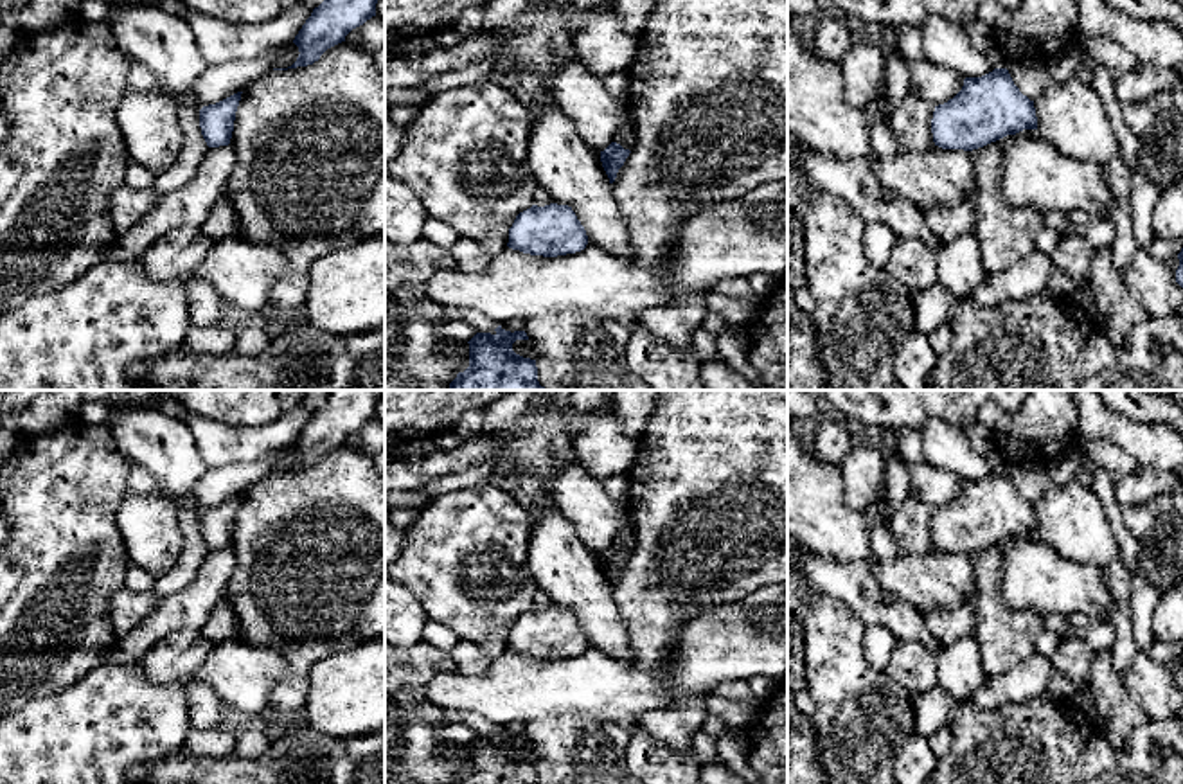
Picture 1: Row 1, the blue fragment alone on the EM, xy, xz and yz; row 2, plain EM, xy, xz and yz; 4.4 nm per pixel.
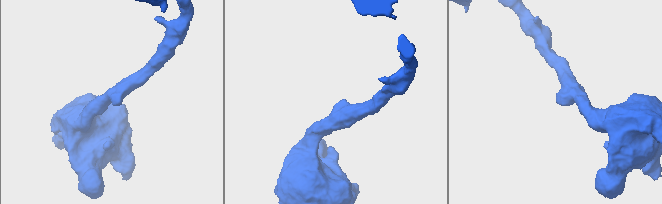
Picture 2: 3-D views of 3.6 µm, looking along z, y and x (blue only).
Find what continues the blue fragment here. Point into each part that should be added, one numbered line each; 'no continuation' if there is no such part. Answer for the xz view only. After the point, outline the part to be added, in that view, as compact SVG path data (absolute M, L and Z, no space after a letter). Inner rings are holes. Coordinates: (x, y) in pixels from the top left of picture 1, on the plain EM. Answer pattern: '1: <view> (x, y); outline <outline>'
no continuation

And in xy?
no continuation

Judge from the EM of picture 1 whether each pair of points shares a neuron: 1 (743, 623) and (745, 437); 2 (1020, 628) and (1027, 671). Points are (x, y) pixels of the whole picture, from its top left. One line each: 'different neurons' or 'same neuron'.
1: different neurons
2: different neurons

